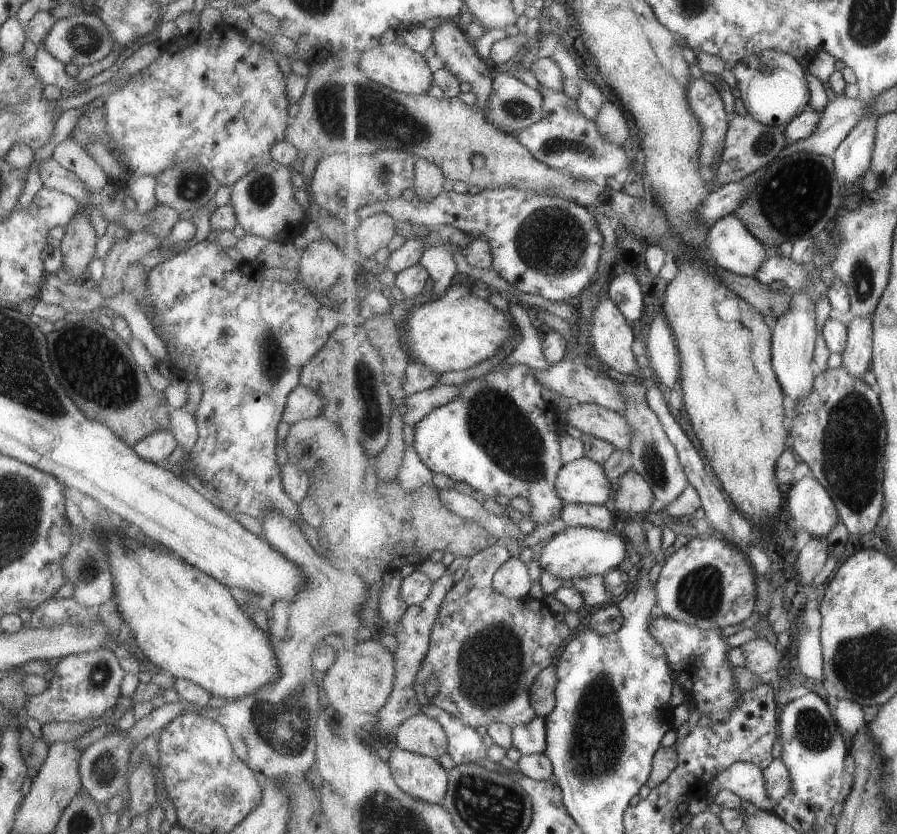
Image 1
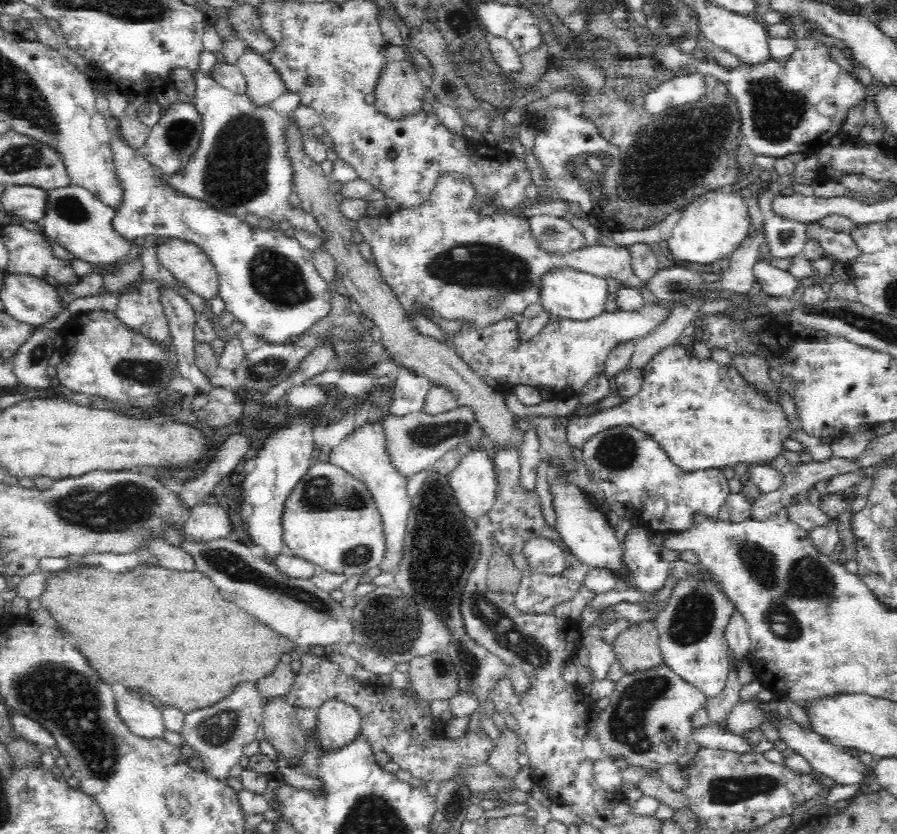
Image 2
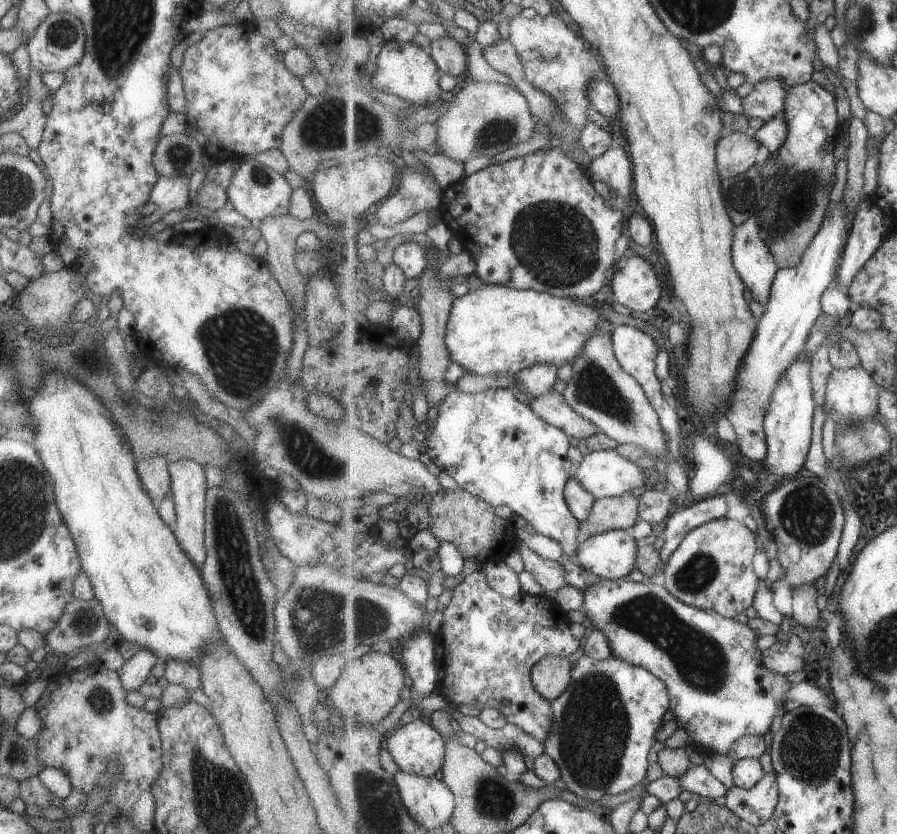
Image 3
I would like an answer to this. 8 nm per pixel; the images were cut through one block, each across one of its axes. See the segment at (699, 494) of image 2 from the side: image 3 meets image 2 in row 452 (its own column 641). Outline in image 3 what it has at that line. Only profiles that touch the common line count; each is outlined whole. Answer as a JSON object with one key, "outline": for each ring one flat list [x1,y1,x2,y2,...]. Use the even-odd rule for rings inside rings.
{"outline":[[599,579,595,584,586,588,584,595,584,609,586,610,587,618,589,618,591,622,591,628,601,629,604,634,607,635,615,656,630,663,648,668,650,671,653,671,653,674,656,674,668,684,669,694,672,698,670,717,678,722,677,728,684,729,692,737,692,744,696,745,704,755,708,755,711,752,728,756,733,744,735,744,739,738,745,735,763,737,767,732,773,732,776,718,784,718,784,716,791,711,788,707,788,692,795,684,789,682,787,676,773,672,765,666,763,651,757,646,760,636,749,624,742,624,736,619,728,619,714,610,700,609,685,604,676,596,673,596,665,584,657,581,635,582,629,579]]}

